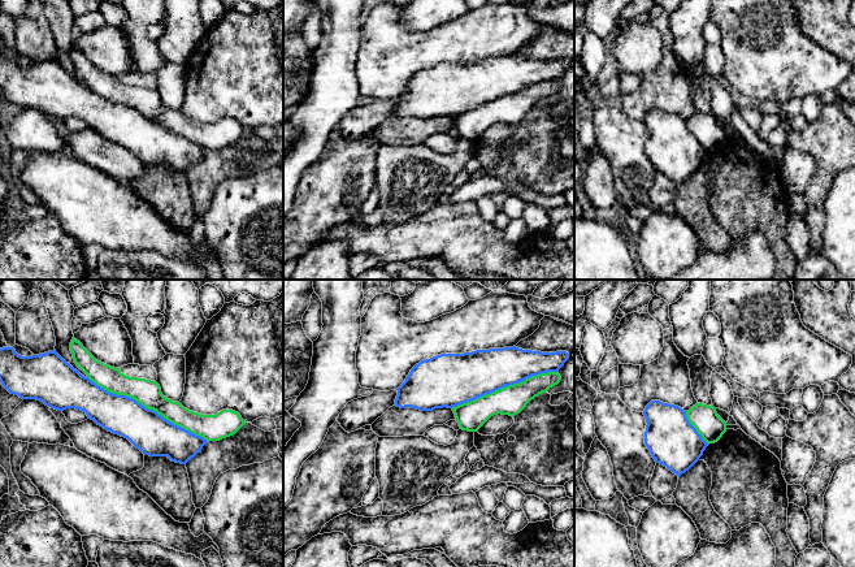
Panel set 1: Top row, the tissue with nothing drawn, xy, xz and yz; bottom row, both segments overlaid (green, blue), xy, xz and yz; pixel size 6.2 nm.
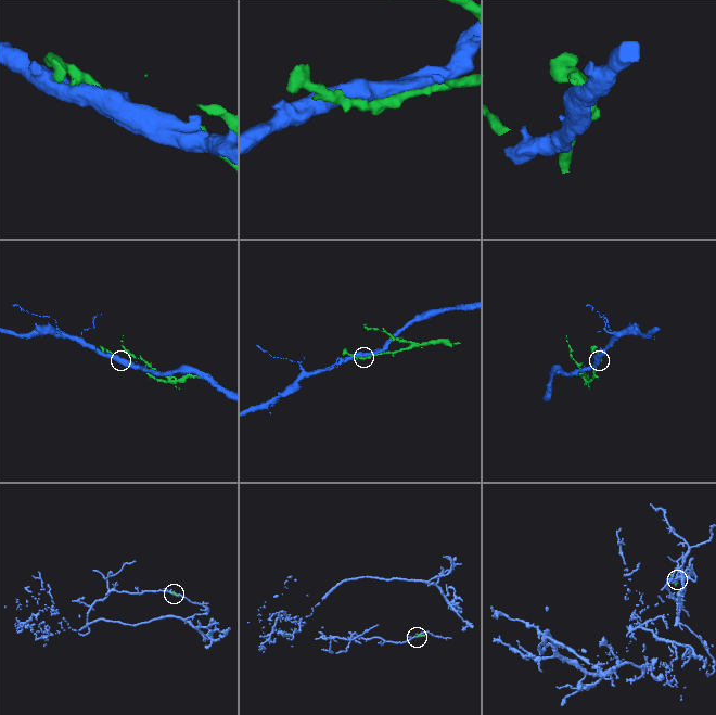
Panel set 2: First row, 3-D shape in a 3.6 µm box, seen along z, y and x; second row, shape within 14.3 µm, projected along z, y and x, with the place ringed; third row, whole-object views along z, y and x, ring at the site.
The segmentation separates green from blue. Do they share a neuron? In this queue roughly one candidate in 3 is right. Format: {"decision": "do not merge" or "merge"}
{"decision": "do not merge"}

